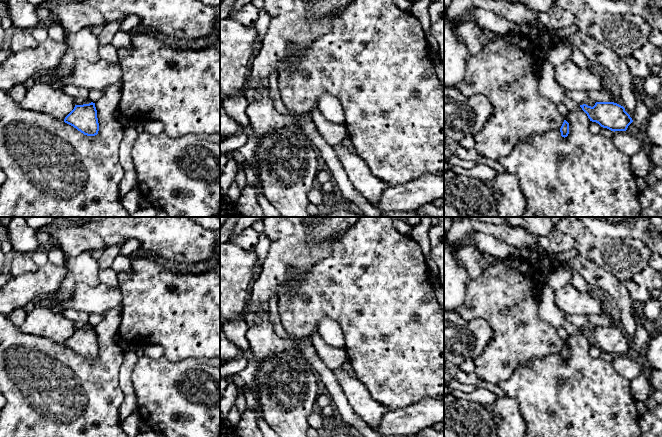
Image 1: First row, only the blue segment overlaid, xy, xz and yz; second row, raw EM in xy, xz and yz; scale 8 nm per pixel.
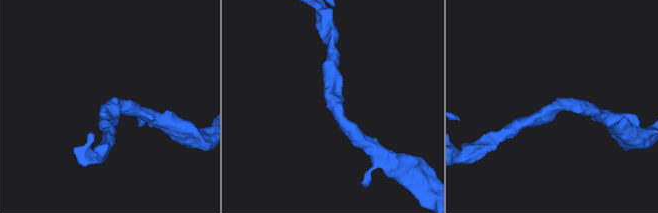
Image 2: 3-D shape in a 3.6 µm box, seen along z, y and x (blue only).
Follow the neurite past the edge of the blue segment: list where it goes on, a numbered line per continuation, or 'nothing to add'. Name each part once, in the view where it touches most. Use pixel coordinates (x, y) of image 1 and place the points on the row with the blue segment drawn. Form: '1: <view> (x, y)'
nothing to add

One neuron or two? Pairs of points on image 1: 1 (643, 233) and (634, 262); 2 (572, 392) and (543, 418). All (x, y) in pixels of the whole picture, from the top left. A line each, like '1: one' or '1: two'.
1: two
2: one

